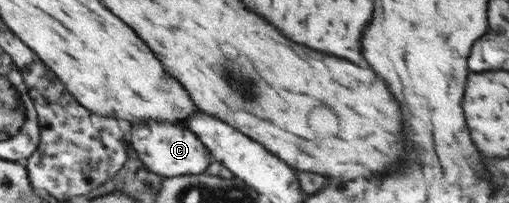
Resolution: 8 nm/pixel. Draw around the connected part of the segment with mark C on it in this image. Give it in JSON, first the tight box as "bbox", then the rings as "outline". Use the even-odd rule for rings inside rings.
{"bbox":[131,122,215,178],"outline":[[[145,122],[143,126],[133,126],[131,130],[133,150],[139,154],[138,158],[147,166],[147,169],[167,178],[206,174],[212,162],[215,161],[214,157],[198,135],[191,132],[191,129],[187,130],[185,126],[185,124],[173,126],[173,124],[159,124],[159,122]]]}

